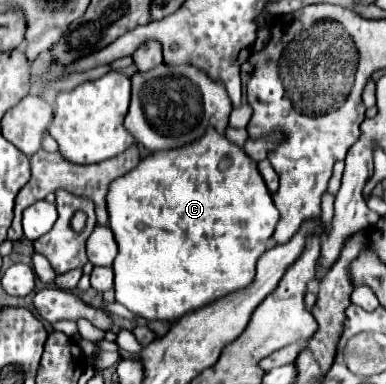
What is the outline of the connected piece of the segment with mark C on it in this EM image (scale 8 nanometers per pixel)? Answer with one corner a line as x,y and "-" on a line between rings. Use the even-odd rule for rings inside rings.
208,127
208,131
188,143
186,147
178,147
178,149
172,149
172,151
156,151
156,153
150,153
148,157
144,157
138,167
134,167
128,175
122,175
120,179
112,181
110,187
108,187
108,195
106,195
106,205
110,205
110,229
114,231
114,237
116,237
116,243
118,243
118,255
114,259
114,285
116,285
116,301
126,305
130,311
138,313
140,317
152,321
152,319
166,319
166,321
176,321
180,319
182,315
194,311
194,309
200,309
232,291
238,291
238,289
244,289
246,285
250,285
250,281
254,279
256,275
256,261
258,257
266,251
266,241
272,237
274,233
274,227
278,223
278,211
272,203
272,197
270,197
270,191
258,171
258,165
256,161
252,161
242,147
238,147
236,143
228,143
228,139
224,135
220,135
214,127

